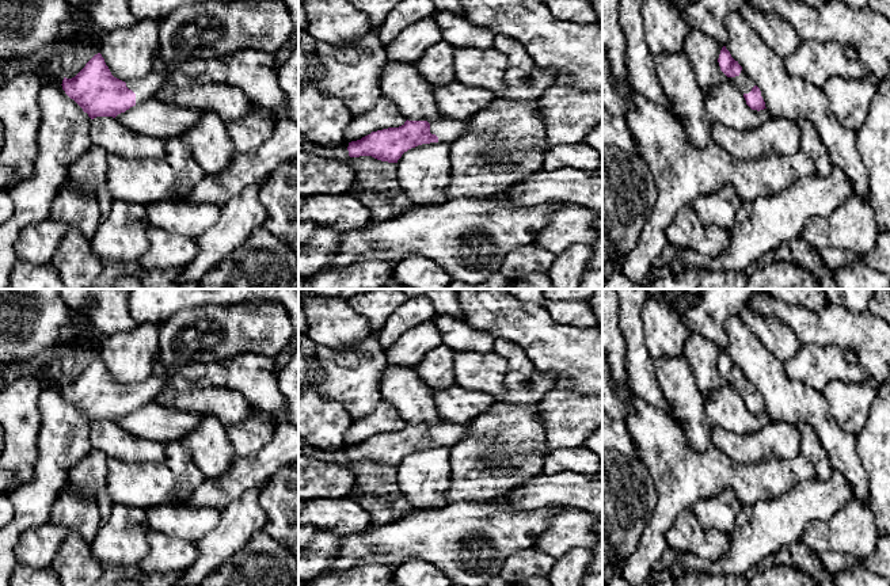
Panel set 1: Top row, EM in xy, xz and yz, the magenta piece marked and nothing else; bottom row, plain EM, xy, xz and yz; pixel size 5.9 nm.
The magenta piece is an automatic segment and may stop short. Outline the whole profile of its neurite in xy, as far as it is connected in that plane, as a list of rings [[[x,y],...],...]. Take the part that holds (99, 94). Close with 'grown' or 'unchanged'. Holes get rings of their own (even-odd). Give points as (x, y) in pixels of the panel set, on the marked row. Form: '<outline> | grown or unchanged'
[[[100,53],[95,54],[72,79],[64,77],[62,90],[91,119],[113,117],[156,98],[167,79],[152,69],[145,77],[122,81],[114,77]]] | grown

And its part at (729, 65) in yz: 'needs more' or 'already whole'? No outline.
needs more

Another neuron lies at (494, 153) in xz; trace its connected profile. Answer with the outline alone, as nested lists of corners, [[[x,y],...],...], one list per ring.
[[[492,141],[486,146],[484,156],[491,164],[498,165],[503,161],[509,161],[511,157],[511,152],[501,148]]]

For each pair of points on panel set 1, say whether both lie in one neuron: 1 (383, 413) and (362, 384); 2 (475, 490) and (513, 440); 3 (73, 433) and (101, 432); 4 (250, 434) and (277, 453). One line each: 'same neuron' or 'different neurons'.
1: different neurons
2: same neuron
3: different neurons
4: different neurons

